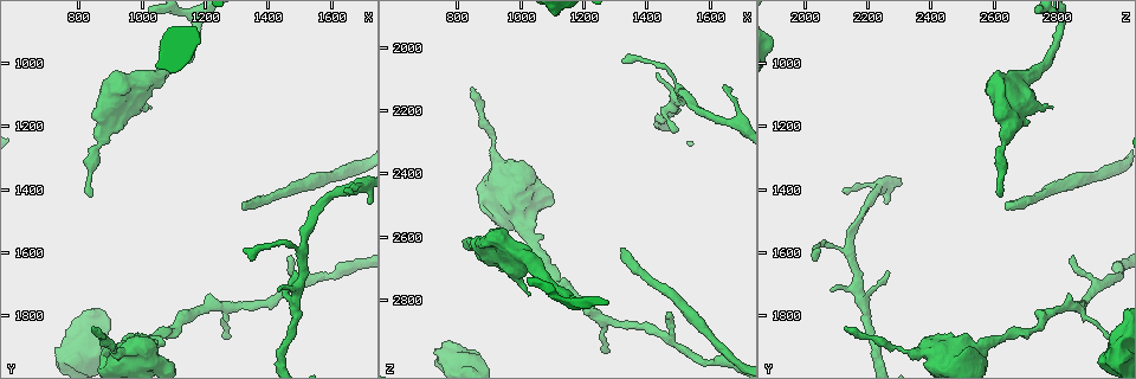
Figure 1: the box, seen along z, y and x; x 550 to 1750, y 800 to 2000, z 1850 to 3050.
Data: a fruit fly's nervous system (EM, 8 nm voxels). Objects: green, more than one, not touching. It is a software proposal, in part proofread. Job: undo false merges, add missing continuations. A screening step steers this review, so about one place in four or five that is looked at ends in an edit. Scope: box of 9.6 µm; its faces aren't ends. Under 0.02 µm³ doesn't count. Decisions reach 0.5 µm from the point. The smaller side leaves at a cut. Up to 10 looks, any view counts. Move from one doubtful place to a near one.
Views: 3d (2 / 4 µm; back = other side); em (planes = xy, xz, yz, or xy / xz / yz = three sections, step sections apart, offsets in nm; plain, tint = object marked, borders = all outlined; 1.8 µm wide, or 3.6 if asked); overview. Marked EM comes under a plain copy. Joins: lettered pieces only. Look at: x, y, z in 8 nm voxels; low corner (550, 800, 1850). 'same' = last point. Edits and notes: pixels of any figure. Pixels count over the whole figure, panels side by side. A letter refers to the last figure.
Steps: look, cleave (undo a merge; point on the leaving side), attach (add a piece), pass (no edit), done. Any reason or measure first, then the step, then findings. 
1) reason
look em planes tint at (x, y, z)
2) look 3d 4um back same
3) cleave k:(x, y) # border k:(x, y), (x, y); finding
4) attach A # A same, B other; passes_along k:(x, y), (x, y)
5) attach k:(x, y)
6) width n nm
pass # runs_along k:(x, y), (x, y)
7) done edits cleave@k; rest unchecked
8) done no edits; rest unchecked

free end
look em planes borders at (1280, 1870, 2970)

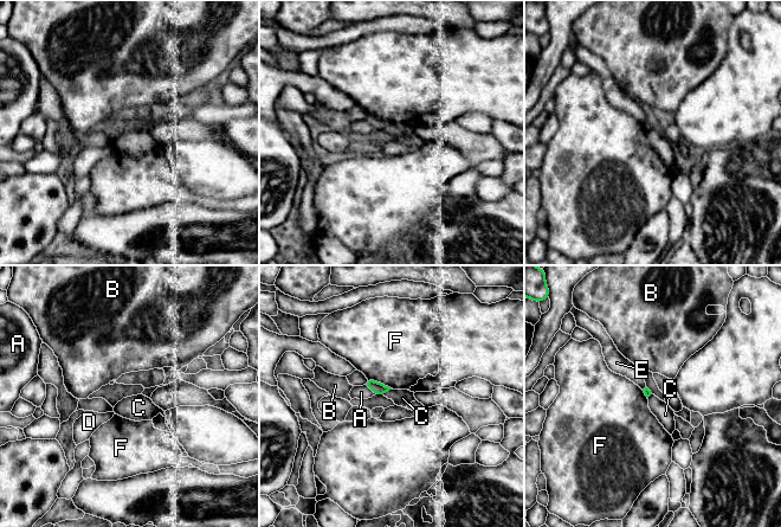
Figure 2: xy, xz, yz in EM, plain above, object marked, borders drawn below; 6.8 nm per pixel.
pass # A other, B other, C other, D other, E other, F other; border 2:(392, 389), (382, 394); no lettered piece goes on from it

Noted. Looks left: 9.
free end
look em 3.6um yz step 16 borders at (1480, 1670, 2270)

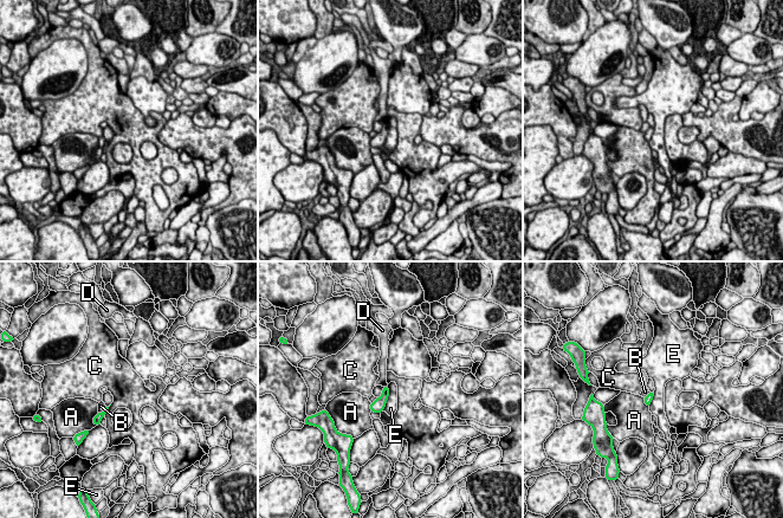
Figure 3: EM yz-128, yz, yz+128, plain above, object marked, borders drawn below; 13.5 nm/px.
look em 3.6um planes borders same

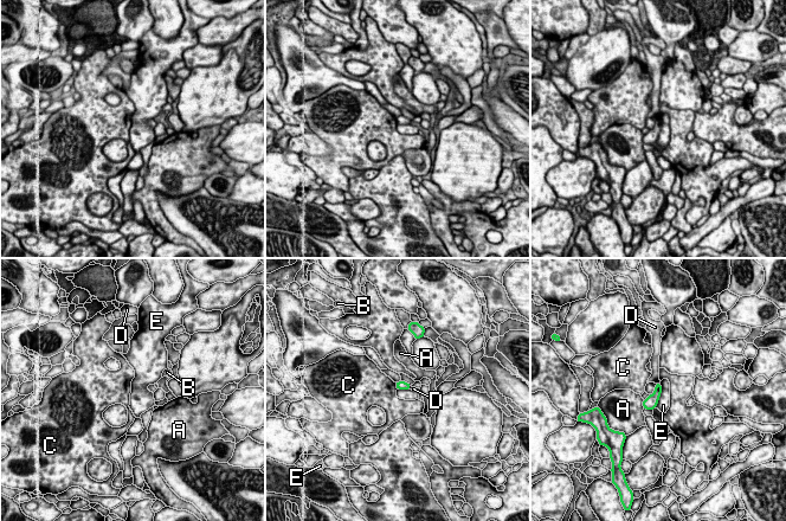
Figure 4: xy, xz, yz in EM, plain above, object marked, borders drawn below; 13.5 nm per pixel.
width 130 nm
pass # A other, B other, C other, D other, E other; border 4:(661, 384), (661, 396), (655, 406); none of them fits

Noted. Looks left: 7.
branch stops here
look em xy step 4 tint at (1320, 1460, 2650)

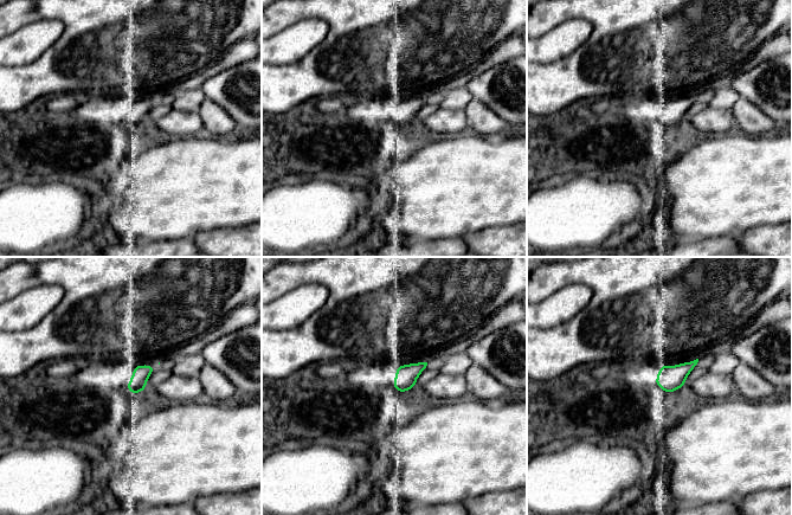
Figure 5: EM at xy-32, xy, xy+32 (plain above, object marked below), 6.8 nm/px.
another direction
look em planes borders same

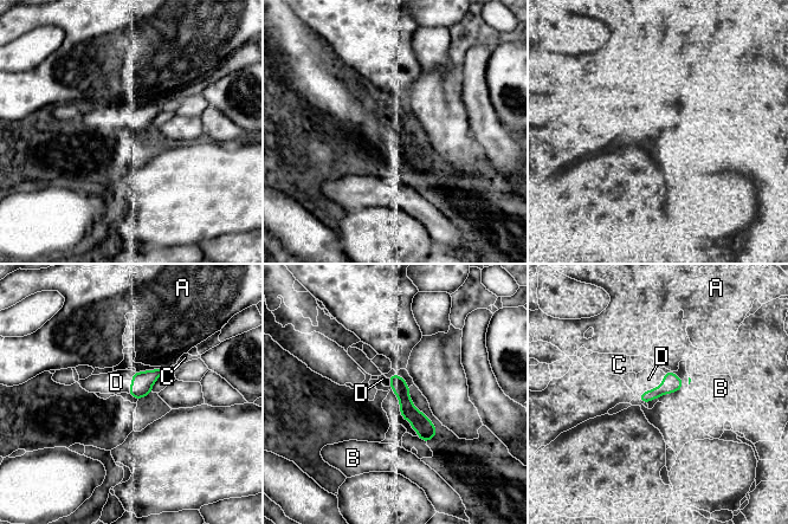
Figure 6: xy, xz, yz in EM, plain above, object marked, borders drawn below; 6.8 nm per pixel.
attach D # A other, B other, C other, D same; it goes on there

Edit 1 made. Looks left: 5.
redraw
look overview

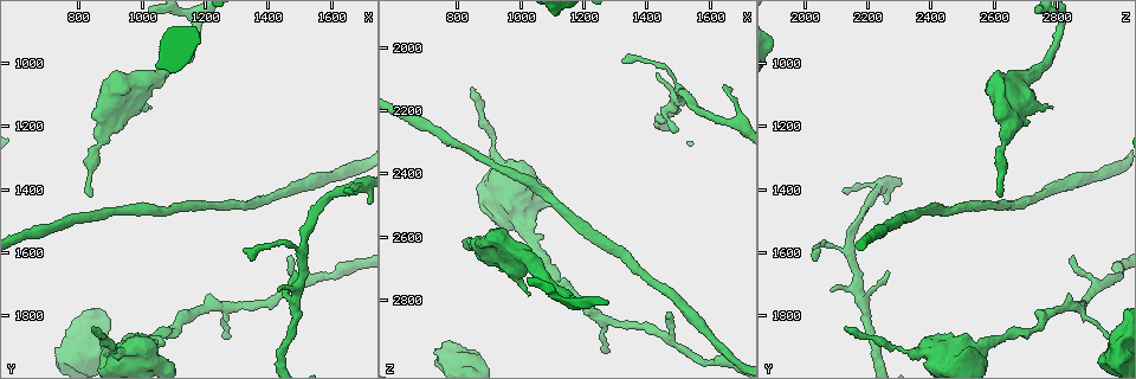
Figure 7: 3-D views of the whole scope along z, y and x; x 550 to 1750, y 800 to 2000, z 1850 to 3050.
thick turns thin
look em 3.6um planes borders at (940, 1920, 2370)

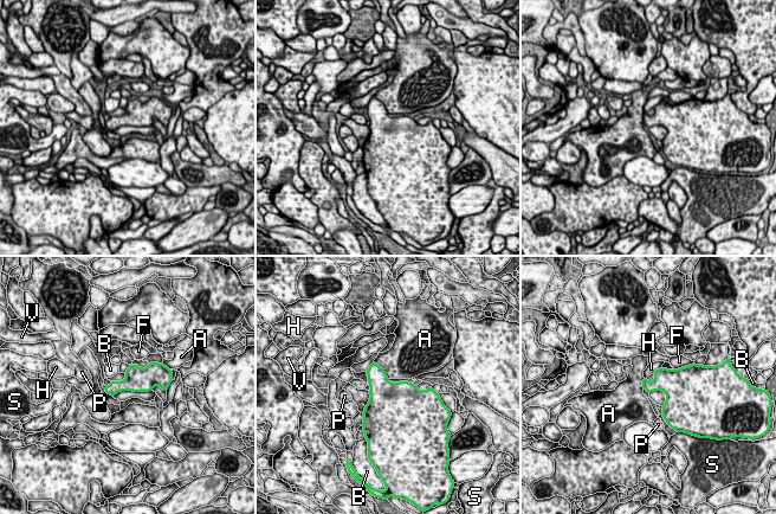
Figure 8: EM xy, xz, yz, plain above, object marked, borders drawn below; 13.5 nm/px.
width 240 nm
pass # A other, B other, F other, H other, P other, S other, V other; border 8:(373, 361), (383, 370), (388, 378); all the same neuron

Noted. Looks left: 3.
done edits attach@6; rest unchecked

